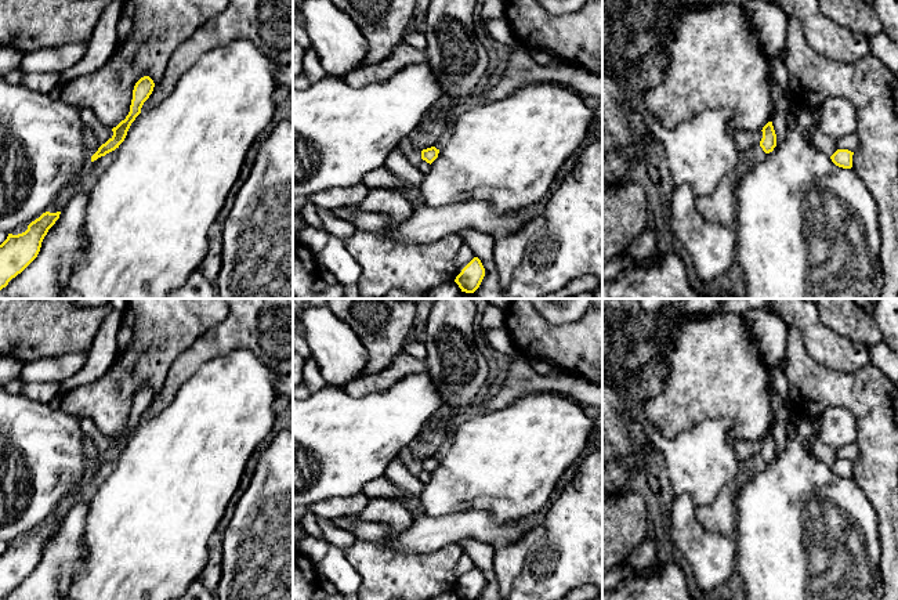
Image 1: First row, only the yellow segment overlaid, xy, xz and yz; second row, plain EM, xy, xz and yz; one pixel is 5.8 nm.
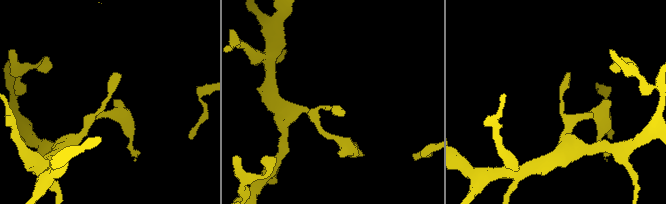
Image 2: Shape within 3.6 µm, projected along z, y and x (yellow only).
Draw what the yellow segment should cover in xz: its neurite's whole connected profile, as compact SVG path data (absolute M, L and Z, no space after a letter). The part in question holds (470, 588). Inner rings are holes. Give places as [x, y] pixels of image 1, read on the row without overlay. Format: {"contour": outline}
{"contour": "M474 567L456 586L455 592L461 600L477 600L485 586L485 578L478 567Z"}

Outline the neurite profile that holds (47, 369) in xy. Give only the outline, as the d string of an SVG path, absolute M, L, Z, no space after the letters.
M69 353L26 362L19 373L25 383L62 382L84 365L84 353Z

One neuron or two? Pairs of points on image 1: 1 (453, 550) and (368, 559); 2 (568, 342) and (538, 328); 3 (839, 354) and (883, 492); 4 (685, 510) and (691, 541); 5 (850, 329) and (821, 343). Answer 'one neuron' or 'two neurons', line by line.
1: one neuron
2: one neuron
3: two neurons
4: one neuron
5: two neurons

